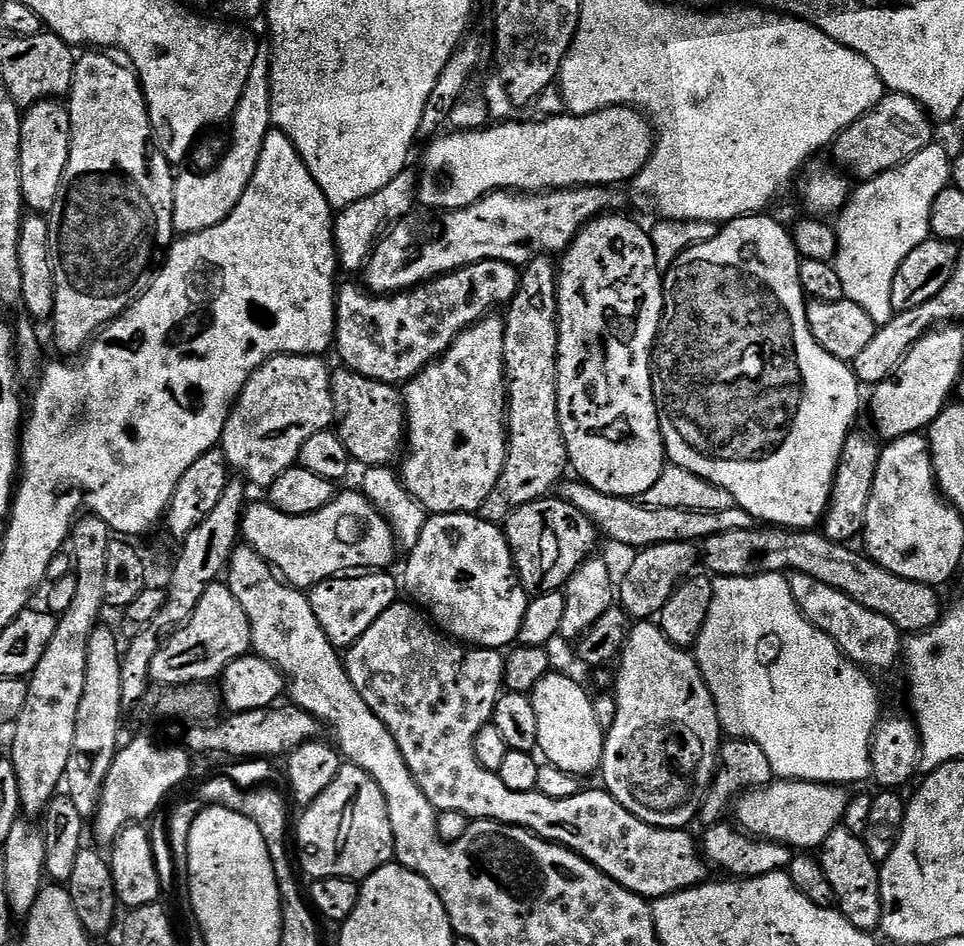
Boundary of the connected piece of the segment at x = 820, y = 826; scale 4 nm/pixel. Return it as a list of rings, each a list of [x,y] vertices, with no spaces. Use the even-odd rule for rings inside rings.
[[[777,779],[763,788],[745,791],[735,801],[735,823],[743,831],[762,840],[787,844],[793,850],[816,850],[835,828],[841,827],[849,799],[849,789],[838,784]]]

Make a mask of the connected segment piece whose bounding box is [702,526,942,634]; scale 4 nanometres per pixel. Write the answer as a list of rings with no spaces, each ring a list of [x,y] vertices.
[[[757,526],[750,530],[730,530],[708,536],[702,541],[702,564],[713,577],[717,576],[761,576],[778,572],[801,572],[810,574],[810,578],[818,578],[818,582],[826,582],[826,586],[834,586],[834,590],[842,590],[842,594],[850,594],[854,602],[866,606],[866,610],[874,610],[874,614],[882,614],[882,618],[890,618],[894,626],[898,626],[901,634],[929,632],[942,619],[940,612],[940,596],[930,584],[910,582],[906,578],[898,578],[898,574],[890,574],[878,562],[874,562],[863,551],[855,552],[848,544],[834,542],[820,530],[793,530],[775,526]]]

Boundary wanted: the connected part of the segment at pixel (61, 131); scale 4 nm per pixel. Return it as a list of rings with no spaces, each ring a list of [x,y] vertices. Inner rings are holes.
[[[43,100],[23,113],[20,121],[20,181],[24,206],[32,214],[50,214],[58,202],[62,174],[70,158],[72,127],[63,103]]]

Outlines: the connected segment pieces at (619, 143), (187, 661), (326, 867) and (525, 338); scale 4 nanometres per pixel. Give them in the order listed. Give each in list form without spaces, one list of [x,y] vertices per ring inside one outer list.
[[[616,104],[612,108],[599,108],[597,112],[591,112],[585,116],[574,116],[571,114],[563,114],[558,116],[546,116],[536,118],[536,121],[519,118],[509,120],[507,122],[496,122],[491,126],[485,126],[479,130],[452,130],[449,136],[440,134],[435,137],[427,145],[428,148],[424,152],[424,165],[418,168],[418,200],[425,209],[443,210],[445,212],[453,212],[459,208],[470,206],[474,202],[478,202],[484,196],[490,195],[491,192],[503,192],[505,190],[515,190],[520,194],[543,194],[549,190],[557,188],[598,188],[601,186],[624,186],[627,182],[635,181],[636,175],[644,168],[644,164],[652,157],[652,149],[654,147],[654,128],[650,123],[649,117],[643,112],[632,106]]]
[[[217,582],[208,587],[206,594],[202,594],[190,619],[171,633],[162,650],[158,650],[152,663],[151,679],[157,684],[193,684],[199,680],[212,682],[230,662],[239,656],[249,655],[251,648],[252,624],[246,618],[246,610],[242,610],[227,583]]]
[[[345,763],[340,769],[338,778],[334,778],[334,782],[330,782],[330,786],[326,786],[326,790],[322,790],[320,797],[313,804],[307,805],[301,812],[304,813],[301,814],[300,821],[297,824],[295,821],[294,824],[294,840],[295,843],[296,840],[300,843],[299,867],[300,864],[304,867],[308,878],[317,880],[346,878],[360,882],[383,868],[395,857],[396,839],[394,830],[390,826],[386,798],[378,786],[378,782],[374,782],[374,778],[370,778],[370,774],[366,774],[366,770],[362,770],[358,766]]]
[[[551,255],[539,256],[534,258],[528,264],[523,265],[520,272],[520,285],[516,288],[516,293],[512,299],[512,303],[506,308],[506,323],[504,325],[504,371],[506,373],[506,383],[508,385],[508,415],[506,417],[508,423],[508,457],[504,463],[502,474],[498,478],[496,488],[491,496],[486,498],[483,511],[486,513],[487,519],[493,522],[500,522],[507,517],[508,513],[513,508],[521,508],[523,504],[529,504],[531,500],[538,500],[549,495],[548,492],[557,487],[561,483],[564,468],[566,472],[566,465],[568,464],[568,447],[562,436],[562,426],[559,424],[558,418],[558,394],[556,393],[556,359],[558,358],[558,342],[560,341],[560,307],[558,306],[558,286],[560,285],[560,278],[558,275],[558,264]]]

